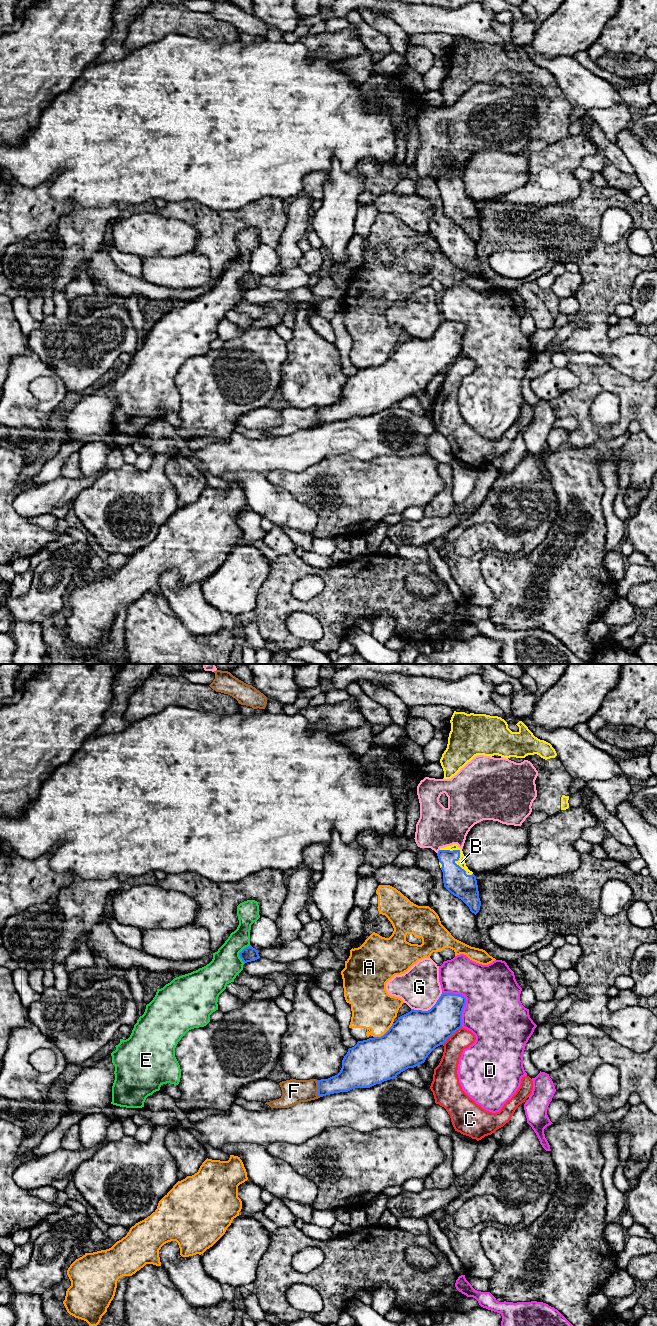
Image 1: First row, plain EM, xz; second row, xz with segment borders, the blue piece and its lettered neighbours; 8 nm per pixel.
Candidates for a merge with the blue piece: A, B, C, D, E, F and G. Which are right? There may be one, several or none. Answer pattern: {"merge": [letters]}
{"merge": ["B"]}

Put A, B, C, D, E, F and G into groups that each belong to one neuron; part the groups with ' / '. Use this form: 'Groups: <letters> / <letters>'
Groups: A / B / C / D / E / F / G

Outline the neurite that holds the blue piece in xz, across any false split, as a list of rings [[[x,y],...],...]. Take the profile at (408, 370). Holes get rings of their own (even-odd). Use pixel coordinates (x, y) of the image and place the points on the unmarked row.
[[[442,320],[430,338],[411,337],[383,364],[358,369],[348,377],[337,403],[317,408],[317,423],[370,416],[424,391],[436,375],[462,356],[465,332],[464,324]]]

